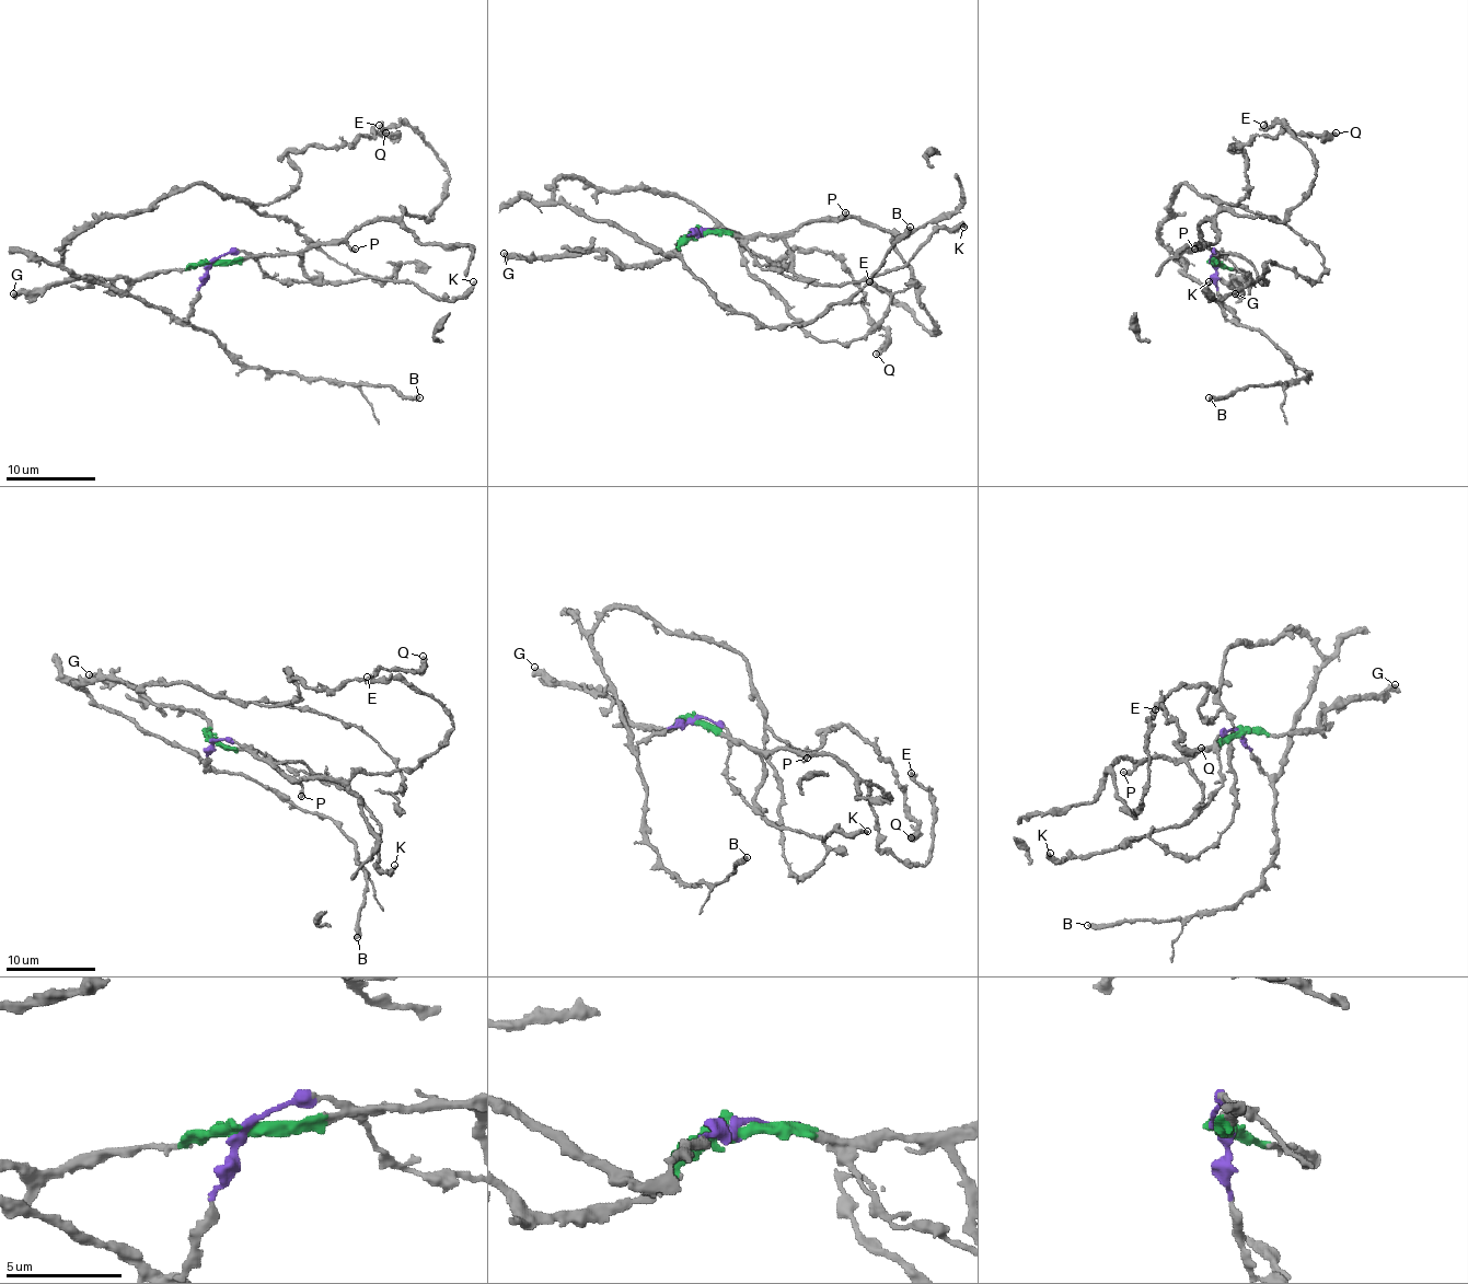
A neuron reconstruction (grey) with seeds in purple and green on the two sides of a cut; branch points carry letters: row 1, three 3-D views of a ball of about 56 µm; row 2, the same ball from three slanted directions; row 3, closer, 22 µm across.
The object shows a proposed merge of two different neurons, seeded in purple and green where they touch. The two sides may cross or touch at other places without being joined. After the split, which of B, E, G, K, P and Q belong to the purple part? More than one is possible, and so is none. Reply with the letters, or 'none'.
B, Q

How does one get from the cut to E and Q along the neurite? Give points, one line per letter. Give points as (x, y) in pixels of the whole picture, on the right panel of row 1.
E: (1214, 263), (1205, 220), (1221, 211), (1283, 218), (1309, 187), (1314, 155), (1285, 127), (1263, 125)
Q: (1214, 263), (1229, 321), (1160, 239), (1174, 194), (1238, 203), (1245, 153), (1232, 147), (1337, 134)

